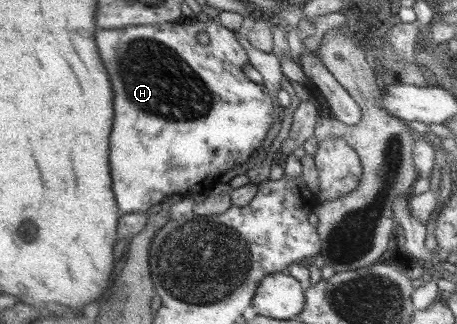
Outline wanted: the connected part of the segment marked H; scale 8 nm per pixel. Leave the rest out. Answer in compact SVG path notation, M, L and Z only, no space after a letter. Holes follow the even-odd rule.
M182 19L165 22L165 24L143 24L139 26L129 26L122 29L97 29L95 43L99 48L99 55L105 62L105 68L109 72L109 79L113 84L115 92L115 116L110 132L109 163L110 174L112 177L112 190L115 196L116 204L123 215L125 214L148 214L156 208L161 207L161 201L168 195L180 194L190 196L193 193L207 195L212 192L214 185L220 181L220 177L234 167L239 167L249 162L253 153L257 152L263 145L267 132L271 130L276 114L272 98L266 91L265 86L250 80L244 73L243 68L249 64L249 58L245 58L245 52L241 50L239 41L235 33L231 30L225 30L225 27L213 20L201 22L195 20L192 24L186 24ZM207 32L211 37L208 44L199 43L197 34Z

